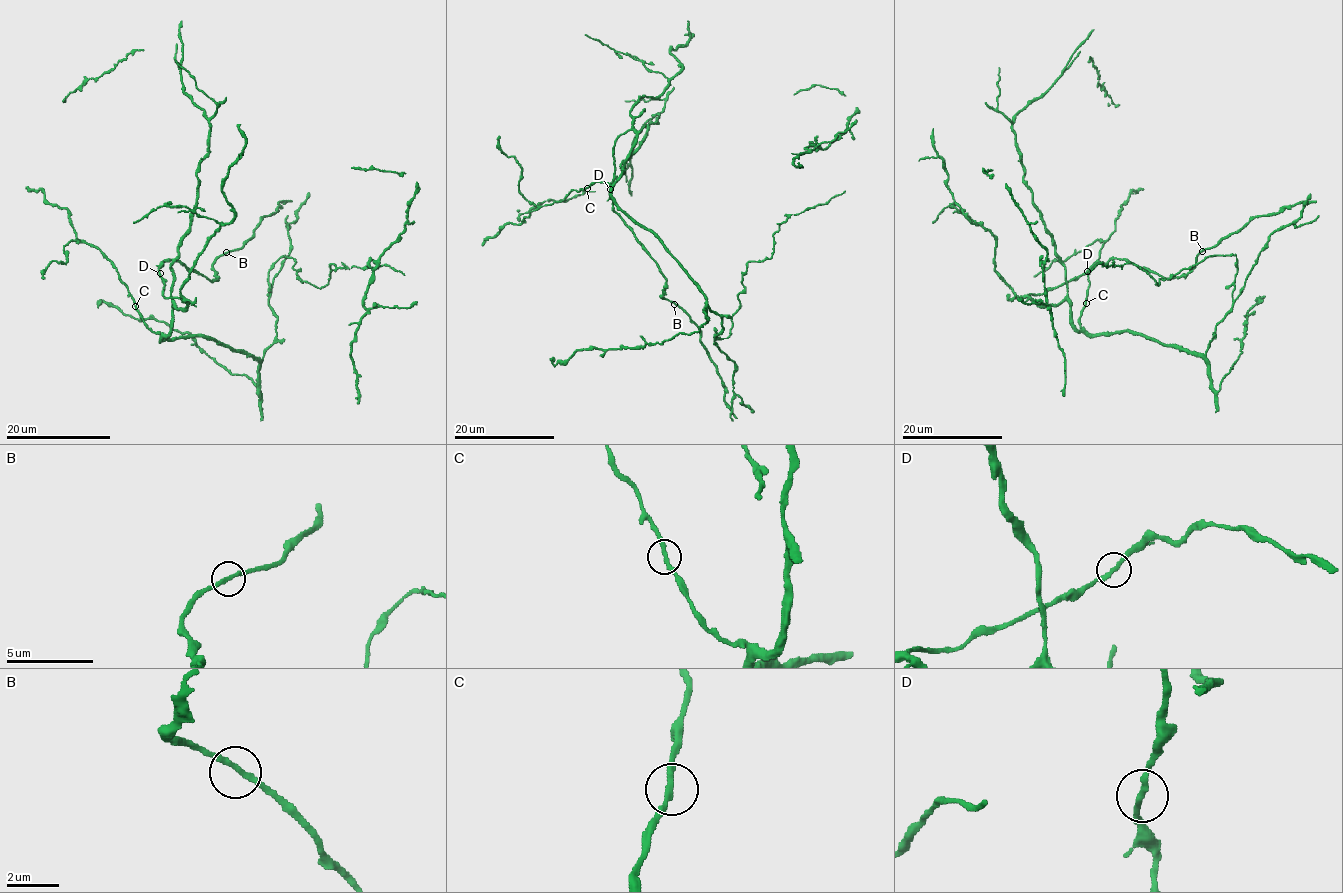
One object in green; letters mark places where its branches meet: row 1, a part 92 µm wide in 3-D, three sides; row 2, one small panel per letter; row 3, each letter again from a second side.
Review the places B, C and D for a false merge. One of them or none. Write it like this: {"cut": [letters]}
{"cut": []}

